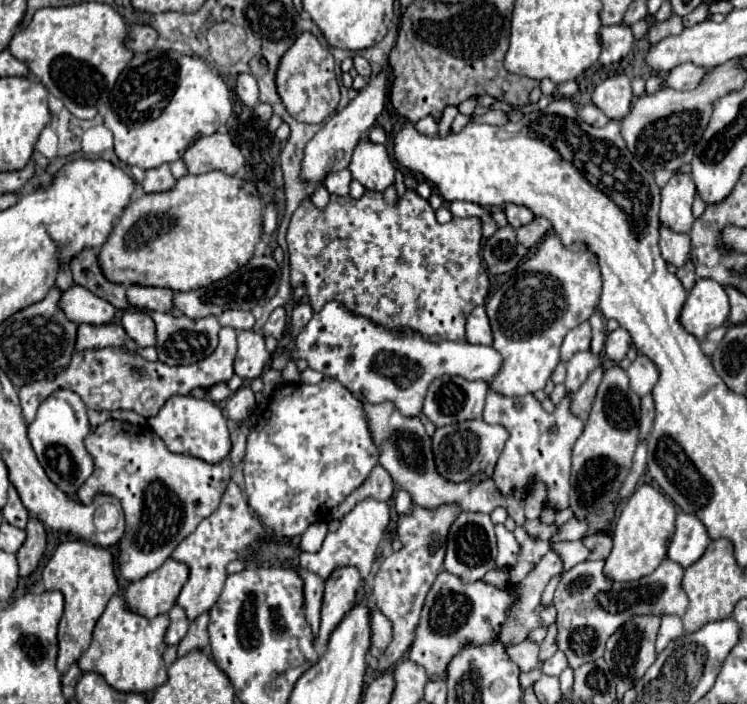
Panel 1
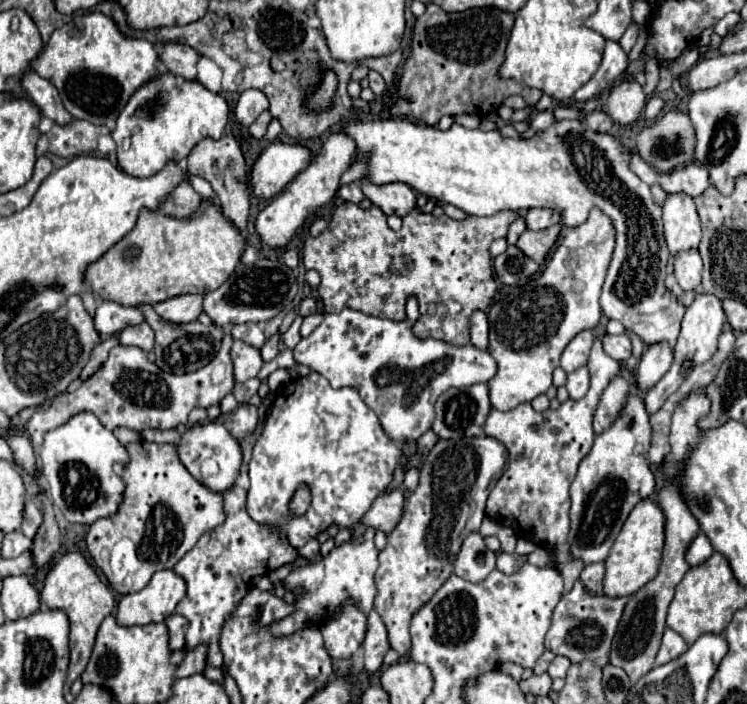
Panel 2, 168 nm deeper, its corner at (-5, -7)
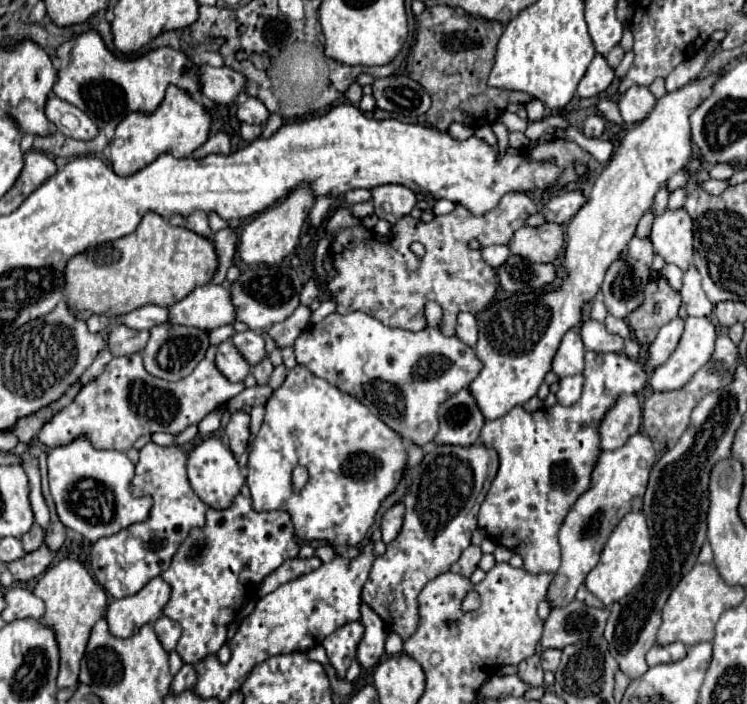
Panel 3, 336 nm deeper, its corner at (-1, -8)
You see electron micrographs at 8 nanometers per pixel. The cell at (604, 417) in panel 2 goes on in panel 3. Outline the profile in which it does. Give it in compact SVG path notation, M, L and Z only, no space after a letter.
M623 393L617 397L615 405L605 413L599 425L601 435L601 447L613 449L621 447L633 431L639 431L641 427L641 401L637 395Z

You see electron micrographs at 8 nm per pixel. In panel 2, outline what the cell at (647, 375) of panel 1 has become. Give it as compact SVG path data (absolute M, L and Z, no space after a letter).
M667 342L647 346L637 366L637 386L641 390L649 390L669 370L671 362L673 362L673 348Z

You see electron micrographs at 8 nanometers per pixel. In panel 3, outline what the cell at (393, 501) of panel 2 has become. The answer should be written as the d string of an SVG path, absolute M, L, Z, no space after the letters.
M395 503L393 507L389 507L383 513L383 519L381 519L381 539L383 539L383 543L391 543L397 537L397 531L401 529L401 523L403 523L403 513L405 513L403 503Z

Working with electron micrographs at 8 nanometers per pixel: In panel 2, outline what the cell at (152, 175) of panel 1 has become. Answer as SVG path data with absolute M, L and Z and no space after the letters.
M179 184L161 206L161 212L171 218L187 218L199 210L201 200L201 194L197 194L191 184Z

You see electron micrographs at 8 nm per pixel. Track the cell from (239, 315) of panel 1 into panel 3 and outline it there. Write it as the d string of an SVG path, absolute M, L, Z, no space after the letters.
M247 329L243 333L235 333L231 337L231 341L239 349L239 353L247 359L249 365L259 363L265 357L265 341L263 341L263 335L259 335L253 329Z

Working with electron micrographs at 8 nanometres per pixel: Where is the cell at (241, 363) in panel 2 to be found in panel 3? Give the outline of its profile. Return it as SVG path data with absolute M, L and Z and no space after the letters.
M227 339L219 345L217 349L217 359L215 359L219 371L231 381L231 383L241 383L249 375L251 367L243 359L243 355L237 351L237 347Z

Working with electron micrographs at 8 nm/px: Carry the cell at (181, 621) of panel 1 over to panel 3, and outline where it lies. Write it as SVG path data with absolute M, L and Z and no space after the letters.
M161 615L157 619L157 623L153 625L153 629L155 629L155 633L157 633L163 649L165 651L173 651L175 645L177 645L177 641L179 641L179 637L181 637L181 625L177 621L171 621L169 617Z

